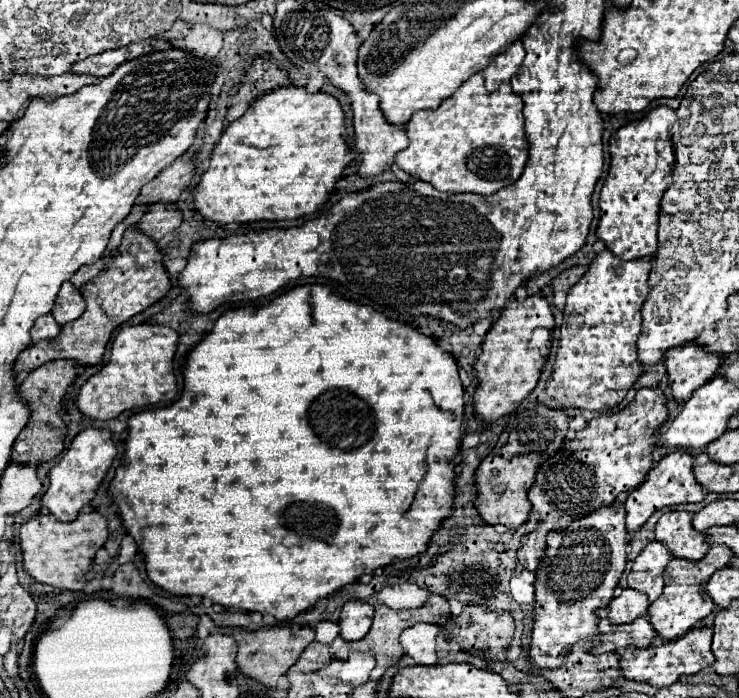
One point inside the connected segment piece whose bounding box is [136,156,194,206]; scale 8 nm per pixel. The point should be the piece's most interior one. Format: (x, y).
(166, 187)

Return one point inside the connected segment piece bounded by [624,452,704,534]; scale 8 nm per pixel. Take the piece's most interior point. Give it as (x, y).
(671, 481)

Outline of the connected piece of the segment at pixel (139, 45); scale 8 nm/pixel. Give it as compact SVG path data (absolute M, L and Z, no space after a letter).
M148 40L146 42L136 42L136 44L130 44L130 46L124 46L124 48L100 52L96 56L90 56L88 60L80 60L80 62L76 62L72 66L72 72L104 78L104 76L112 74L114 68L120 66L122 62L138 58L138 56L148 54L148 52L154 52L154 48L152 48L152 44Z

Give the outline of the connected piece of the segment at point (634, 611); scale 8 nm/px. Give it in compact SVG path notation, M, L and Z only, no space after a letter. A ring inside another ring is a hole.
M624 588L620 596L616 596L602 612L600 616L608 618L612 624L628 624L636 620L638 616L646 614L650 602L644 596L644 592L636 592L634 588Z

